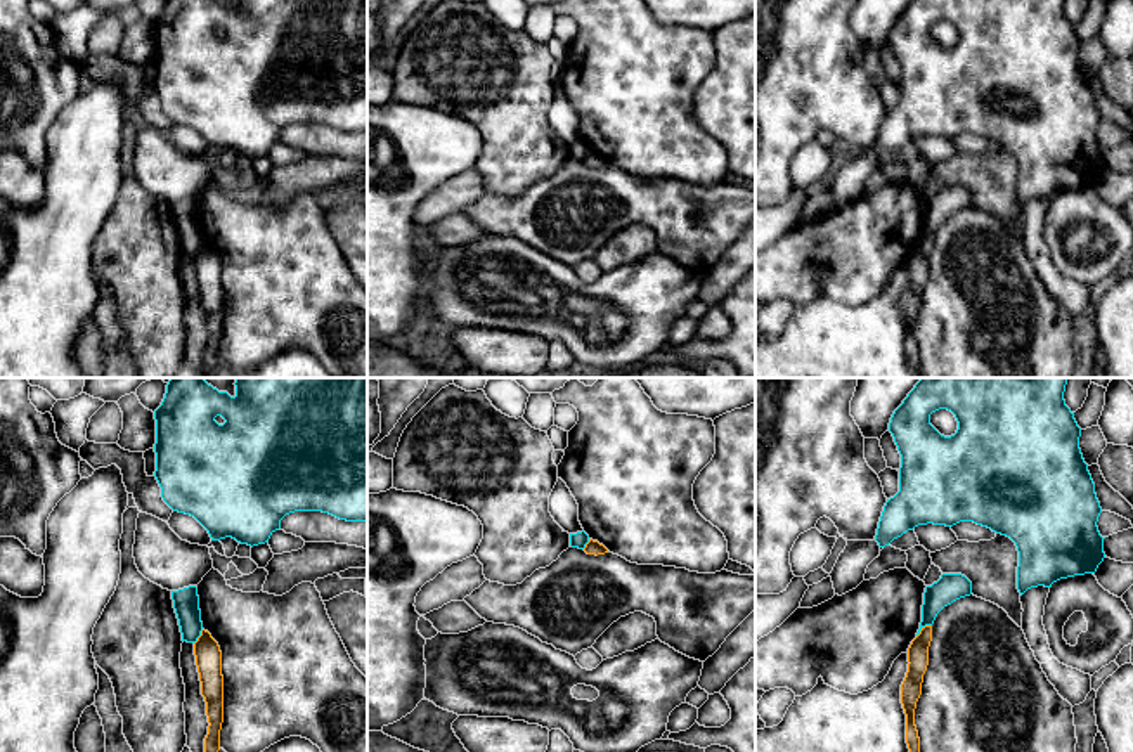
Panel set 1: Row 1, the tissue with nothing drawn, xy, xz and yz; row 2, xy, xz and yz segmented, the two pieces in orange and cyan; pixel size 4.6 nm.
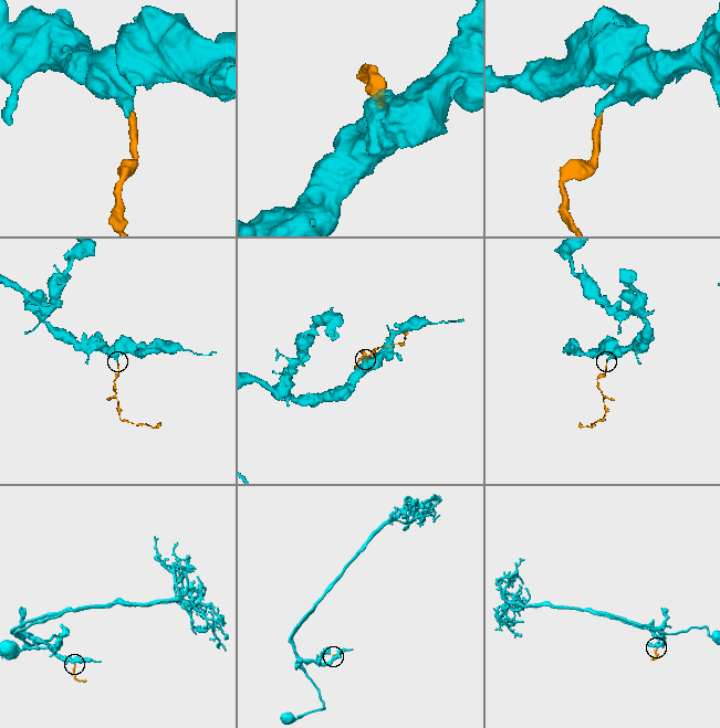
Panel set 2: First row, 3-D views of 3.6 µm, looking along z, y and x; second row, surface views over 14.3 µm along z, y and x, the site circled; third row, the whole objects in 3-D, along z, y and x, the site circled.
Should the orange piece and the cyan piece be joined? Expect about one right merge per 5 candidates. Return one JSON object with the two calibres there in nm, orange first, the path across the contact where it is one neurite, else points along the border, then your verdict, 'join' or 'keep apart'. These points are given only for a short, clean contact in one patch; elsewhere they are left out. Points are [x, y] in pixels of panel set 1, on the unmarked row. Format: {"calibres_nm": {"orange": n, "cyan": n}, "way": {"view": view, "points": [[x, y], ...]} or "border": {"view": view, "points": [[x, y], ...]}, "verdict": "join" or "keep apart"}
{"calibres_nm": {"orange": 100, "cyan": 130}, "border": {"view": "yz", "points": [[931, 236], [917, 248]]}, "verdict": "keep apart"}

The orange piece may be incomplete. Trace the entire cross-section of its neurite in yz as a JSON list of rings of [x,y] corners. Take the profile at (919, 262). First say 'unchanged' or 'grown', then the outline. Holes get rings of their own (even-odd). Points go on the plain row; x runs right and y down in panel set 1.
unchanged; [[[932,237],[922,239],[908,260],[908,284],[901,296],[901,315],[906,326],[906,355],[913,369],[920,369],[920,350],[915,338],[915,321],[922,307],[923,286],[929,277]]]

